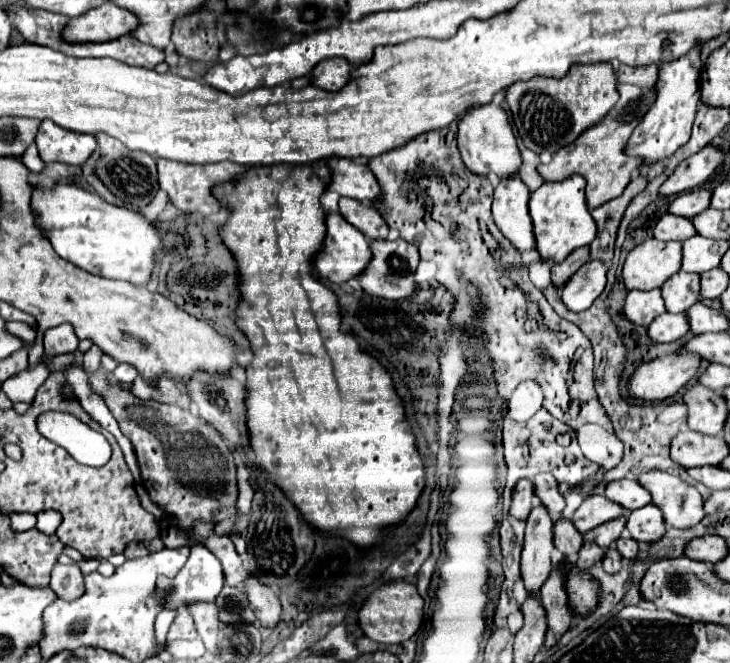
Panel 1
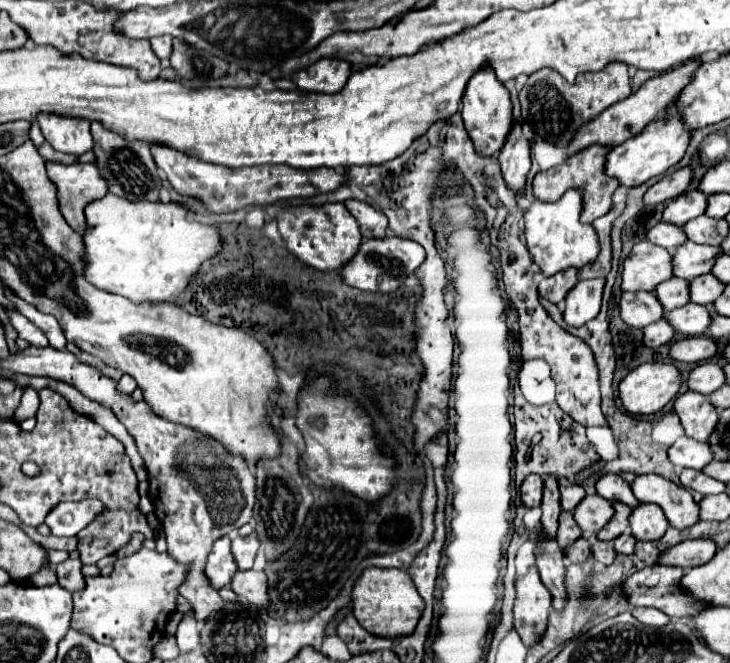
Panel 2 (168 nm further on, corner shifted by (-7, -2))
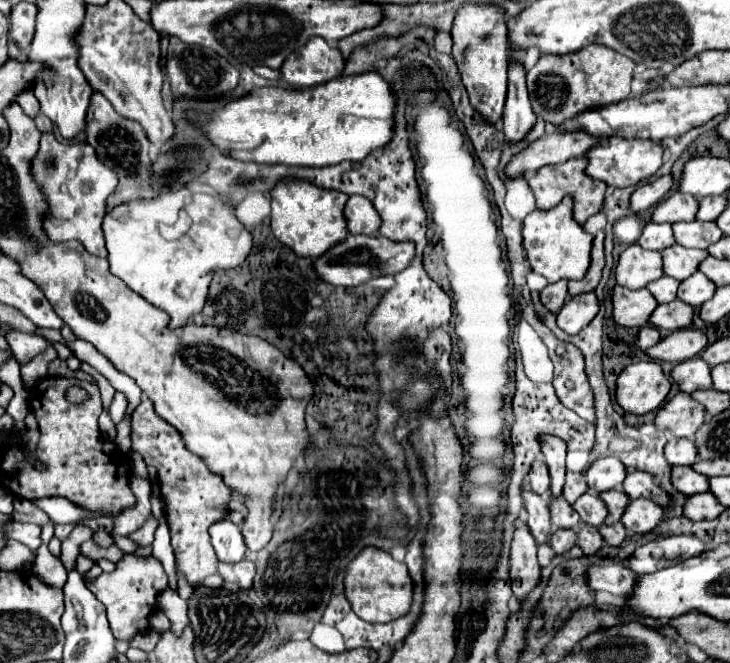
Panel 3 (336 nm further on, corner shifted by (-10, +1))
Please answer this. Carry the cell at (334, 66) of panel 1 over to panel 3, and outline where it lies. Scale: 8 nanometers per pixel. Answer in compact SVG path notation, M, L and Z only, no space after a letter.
M311 38L303 48L295 50L291 56L287 56L287 60L281 66L281 74L283 78L299 88L309 88L309 86L319 86L325 84L337 76L341 76L341 72L345 70L345 58L339 52L339 48L327 44L323 38Z

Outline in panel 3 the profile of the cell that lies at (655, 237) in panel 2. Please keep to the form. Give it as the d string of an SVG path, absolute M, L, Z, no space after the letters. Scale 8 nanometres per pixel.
M649 222L645 228L643 228L643 234L639 238L639 244L647 250L665 250L669 248L671 244L675 242L673 238L673 232L671 232L671 226L669 224L655 224L655 222Z

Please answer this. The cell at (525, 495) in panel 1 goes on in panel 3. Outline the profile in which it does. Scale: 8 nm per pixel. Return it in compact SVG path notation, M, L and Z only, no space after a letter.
M543 460L533 462L531 472L529 472L529 488L535 494L545 494L549 490L549 472L547 472L547 464Z

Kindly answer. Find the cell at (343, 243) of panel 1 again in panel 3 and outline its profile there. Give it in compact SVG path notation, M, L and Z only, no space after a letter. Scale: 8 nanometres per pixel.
M285 180L285 182L279 182L271 190L271 198L273 198L271 200L271 230L273 230L275 238L281 244L287 244L287 248L291 248L297 256L317 260L319 256L323 256L323 252L327 252L327 248L333 248L335 244L339 244L339 240L345 240L349 234L347 220L343 216L343 208L345 208L345 202L349 196L343 192L321 190L321 188L317 188L309 182L303 182L303 180Z

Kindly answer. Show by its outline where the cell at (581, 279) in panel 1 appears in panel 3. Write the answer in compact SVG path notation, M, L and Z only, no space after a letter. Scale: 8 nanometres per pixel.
M585 292L583 296L573 296L561 312L557 314L557 324L567 332L567 334L577 334L581 332L599 312L599 300L595 292Z

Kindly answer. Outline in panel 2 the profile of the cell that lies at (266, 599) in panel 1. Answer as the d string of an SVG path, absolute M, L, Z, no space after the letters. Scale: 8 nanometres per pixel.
M236 571L230 581L230 587L240 600L246 599L250 605L268 605L268 581L264 571Z

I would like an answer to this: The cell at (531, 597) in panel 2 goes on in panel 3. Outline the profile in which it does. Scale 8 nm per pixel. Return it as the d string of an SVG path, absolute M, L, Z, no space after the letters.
M523 518L517 520L517 530L511 544L511 572L509 574L511 574L513 594L519 604L541 580L541 568L537 562L537 544L531 538Z

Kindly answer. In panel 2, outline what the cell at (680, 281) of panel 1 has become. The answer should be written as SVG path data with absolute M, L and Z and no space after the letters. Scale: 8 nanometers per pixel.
M668 279L664 283L660 283L656 289L654 289L660 305L666 309L666 311L672 311L676 307L682 307L684 303L688 303L688 281L686 279Z

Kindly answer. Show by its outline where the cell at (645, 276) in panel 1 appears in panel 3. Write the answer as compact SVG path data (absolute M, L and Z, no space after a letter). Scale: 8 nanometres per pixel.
M631 244L617 262L615 276L617 284L629 290L641 290L649 282L663 276L663 262L661 252L645 250L639 244Z

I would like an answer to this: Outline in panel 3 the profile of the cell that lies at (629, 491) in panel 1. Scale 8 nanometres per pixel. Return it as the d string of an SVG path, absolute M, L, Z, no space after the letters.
M601 458L595 460L585 472L587 484L593 492L605 492L613 488L621 488L627 472L619 458Z

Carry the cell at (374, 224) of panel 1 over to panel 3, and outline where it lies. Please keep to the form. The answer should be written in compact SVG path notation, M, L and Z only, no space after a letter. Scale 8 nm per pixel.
M351 196L345 206L347 228L351 234L377 234L379 232L379 214L371 200L363 196Z

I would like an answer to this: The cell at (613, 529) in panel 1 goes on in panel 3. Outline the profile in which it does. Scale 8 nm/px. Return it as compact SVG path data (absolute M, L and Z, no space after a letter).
M615 488L615 490L609 490L609 492L603 492L601 498L605 500L607 508L609 508L609 516L605 520L605 524L615 524L621 520L627 504L629 504L629 496L623 492L623 488Z

